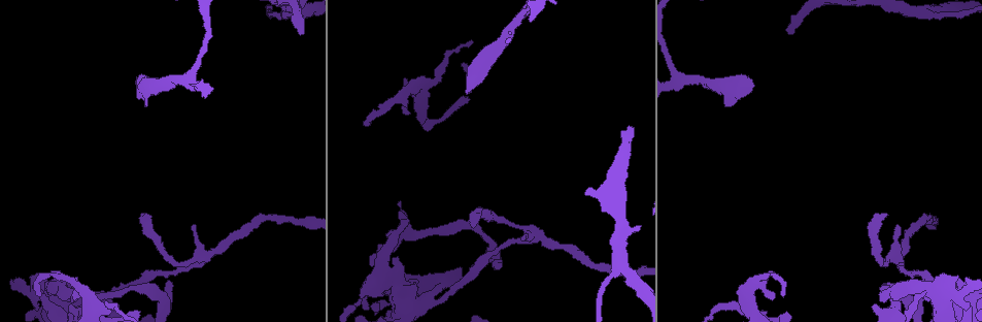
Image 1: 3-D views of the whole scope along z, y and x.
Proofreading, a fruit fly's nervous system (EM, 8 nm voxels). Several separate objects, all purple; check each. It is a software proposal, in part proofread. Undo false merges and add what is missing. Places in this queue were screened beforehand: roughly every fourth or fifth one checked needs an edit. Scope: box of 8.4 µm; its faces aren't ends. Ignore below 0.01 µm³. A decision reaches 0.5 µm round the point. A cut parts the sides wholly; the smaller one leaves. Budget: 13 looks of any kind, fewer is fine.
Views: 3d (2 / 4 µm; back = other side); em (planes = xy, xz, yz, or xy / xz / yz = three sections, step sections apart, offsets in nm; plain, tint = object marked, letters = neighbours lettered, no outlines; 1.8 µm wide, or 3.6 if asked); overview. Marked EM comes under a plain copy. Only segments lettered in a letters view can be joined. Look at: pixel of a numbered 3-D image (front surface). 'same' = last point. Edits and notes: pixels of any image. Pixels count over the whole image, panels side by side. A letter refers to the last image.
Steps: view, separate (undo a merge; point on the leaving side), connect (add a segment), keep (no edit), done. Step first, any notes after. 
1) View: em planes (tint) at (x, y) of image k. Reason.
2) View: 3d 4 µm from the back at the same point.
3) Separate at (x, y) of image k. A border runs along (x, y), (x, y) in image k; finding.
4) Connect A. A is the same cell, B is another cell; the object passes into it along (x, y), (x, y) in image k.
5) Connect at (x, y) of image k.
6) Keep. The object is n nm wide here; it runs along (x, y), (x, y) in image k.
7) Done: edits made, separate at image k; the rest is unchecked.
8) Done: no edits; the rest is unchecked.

View: 3d 2 µm at (204, 256) of image 1. A narrow waist.

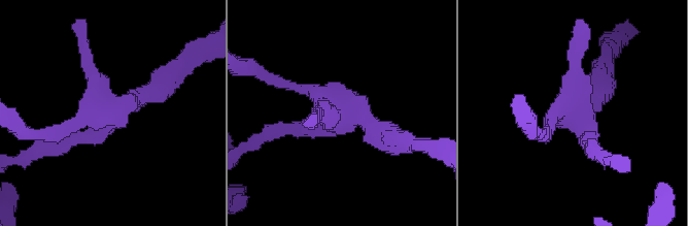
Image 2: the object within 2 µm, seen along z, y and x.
View: em xz step 8 (tint) at (344, 117) of image 2. Shape alone is not enough.

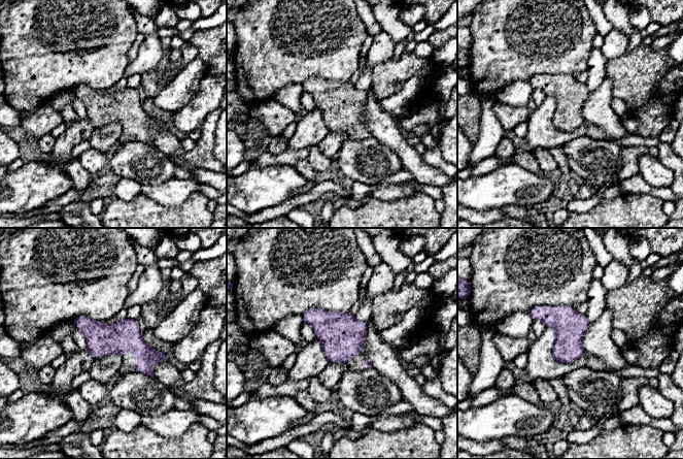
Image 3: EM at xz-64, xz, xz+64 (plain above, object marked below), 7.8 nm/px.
View: em yz step 16 (letters) at the same point. Cut it another way.

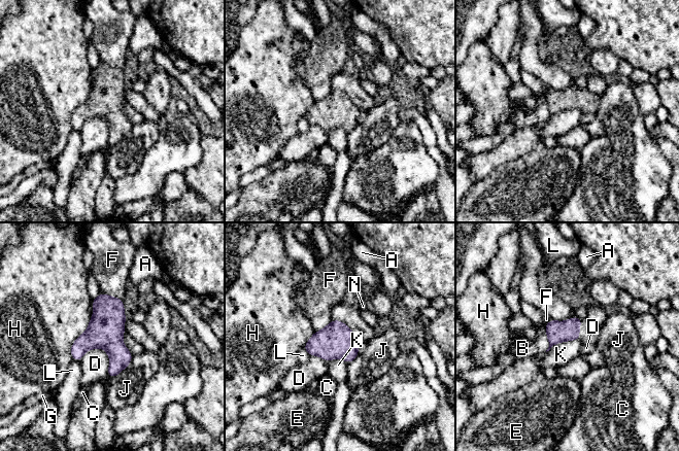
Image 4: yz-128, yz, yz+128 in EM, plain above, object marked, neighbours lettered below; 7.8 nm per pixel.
Keep. A, B, C, D, E, F, G, H, J, K, L and N are other cells; a border runs along (579, 339), (559, 341), (546, 352) in image 4; one neuron here.

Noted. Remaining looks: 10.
View: em 3.6 µm planes (tint) at (470, 223) of image 1. An open end.

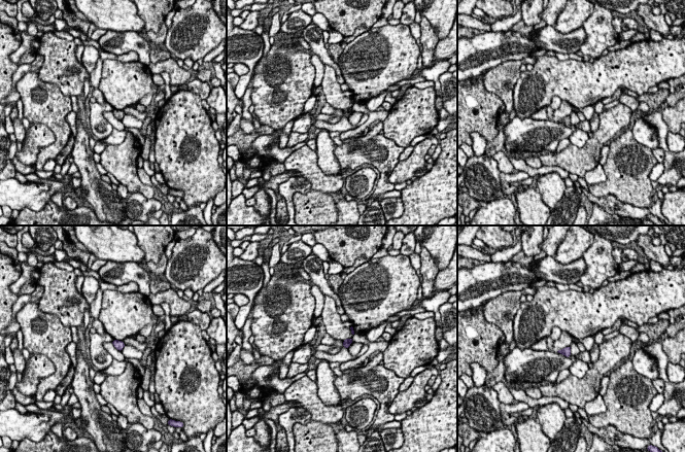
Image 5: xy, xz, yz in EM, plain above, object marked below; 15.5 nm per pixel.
View: em 3.6 µm planes (letters) at the same point. What lies round it.

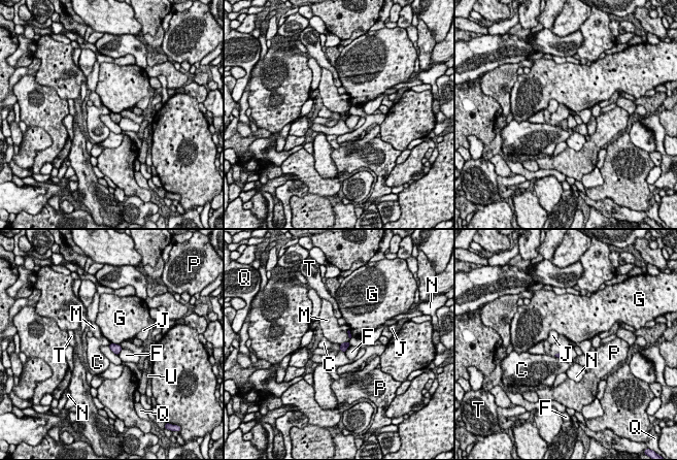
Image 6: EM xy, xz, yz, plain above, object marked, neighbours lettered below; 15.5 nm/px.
Keep. C, F, G, J, M, N, P, Q, T and U are other cells; a border runs along (553, 355), (567, 360) in image 6; no lettered segment goes on from it.

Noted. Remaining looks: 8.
View: 3d 4 µm at (788, 33) of image 1.

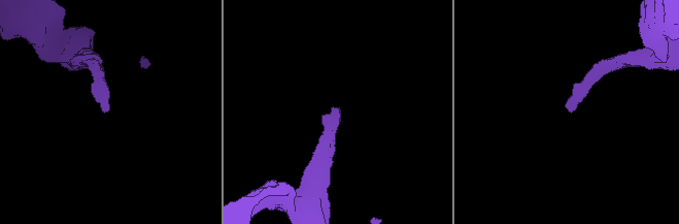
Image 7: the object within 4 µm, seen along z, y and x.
View: em planes (letters) at (568, 110) of image 7.

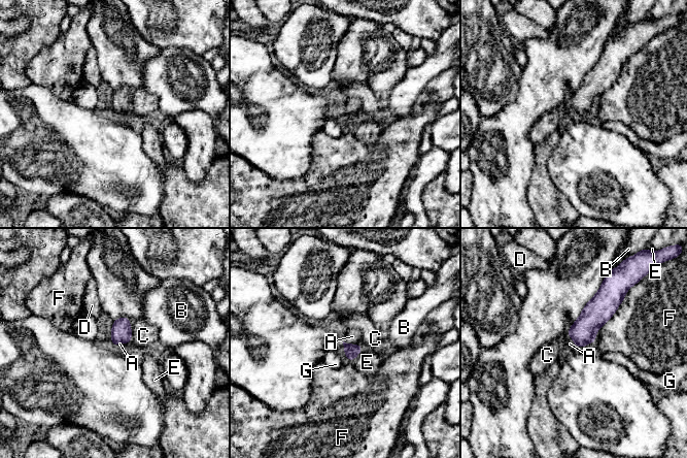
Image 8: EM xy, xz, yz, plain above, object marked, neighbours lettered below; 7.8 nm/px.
Connect A. A is the same cell, B, C, D, E, F and G are other cells; the neuron continues.

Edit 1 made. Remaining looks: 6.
View: overview.

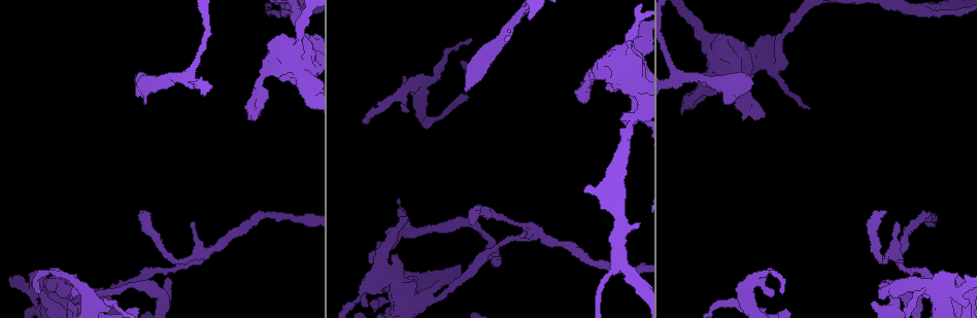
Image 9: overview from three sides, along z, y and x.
View: 3d 4 µm at (140, 93) of image 9. An open end.

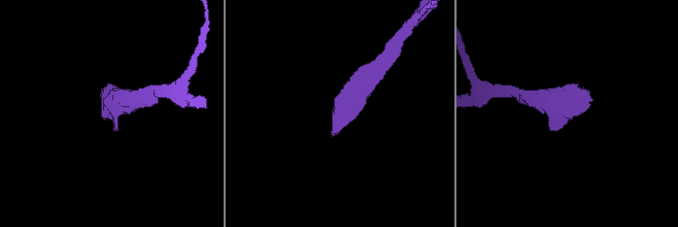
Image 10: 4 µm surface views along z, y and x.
View: em planes (tint) at (109, 112) of image 10. Shape alone is not enough.

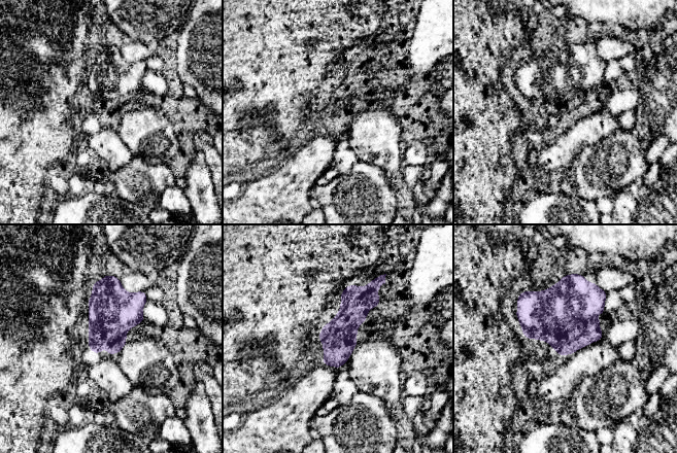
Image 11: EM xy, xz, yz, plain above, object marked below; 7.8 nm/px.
View: em planes (letters) at the same point. What lies round it.

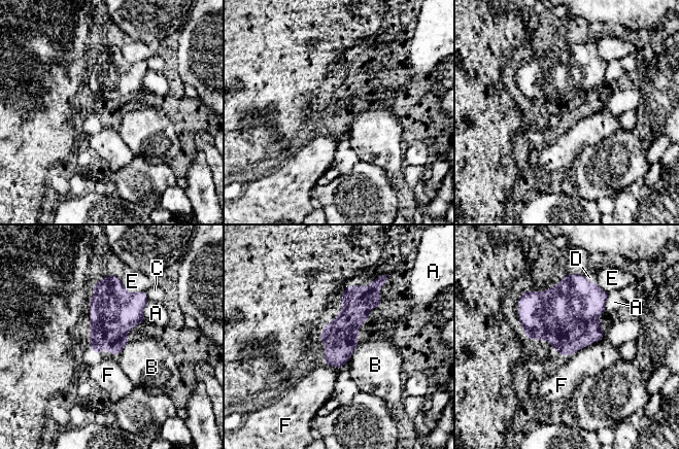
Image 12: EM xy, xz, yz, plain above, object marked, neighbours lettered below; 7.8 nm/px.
Connect D. D is the same cell, A, B, C, E and F are other cells; the object passes into it along (568, 306), (588, 282), (589, 277) in image 12; it goes on there.

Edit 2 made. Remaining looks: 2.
View: em yz step 8 (tint) at (37, 292) of image 9. Branch stops here.

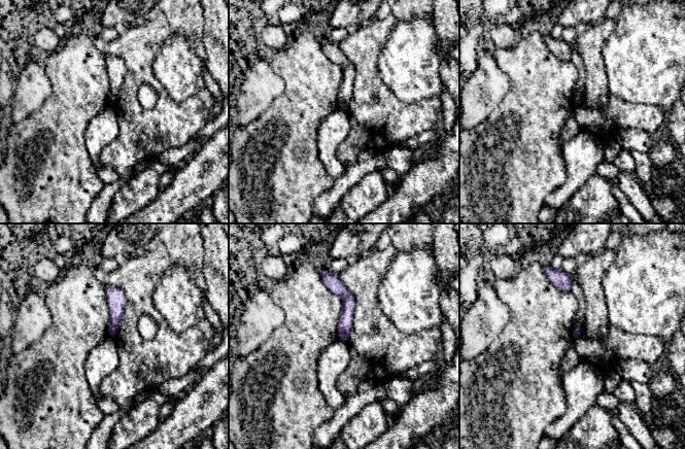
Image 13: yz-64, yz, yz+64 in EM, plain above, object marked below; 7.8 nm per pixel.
View: em planes (letters) at the same point.

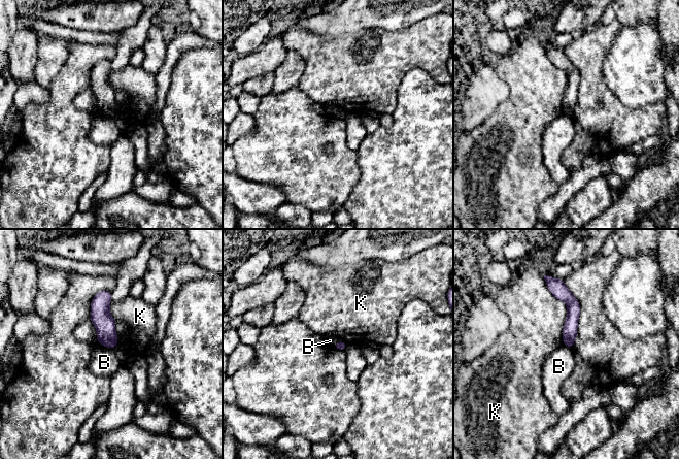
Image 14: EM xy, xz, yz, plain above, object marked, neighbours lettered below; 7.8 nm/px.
Keep. B and K are other cells; it runs along (557, 284), (572, 302), (571, 343) in image 14; none of them fits.

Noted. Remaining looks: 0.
Done: edits made, connect at image 8, connect at image 12; the rest is unchecked.

